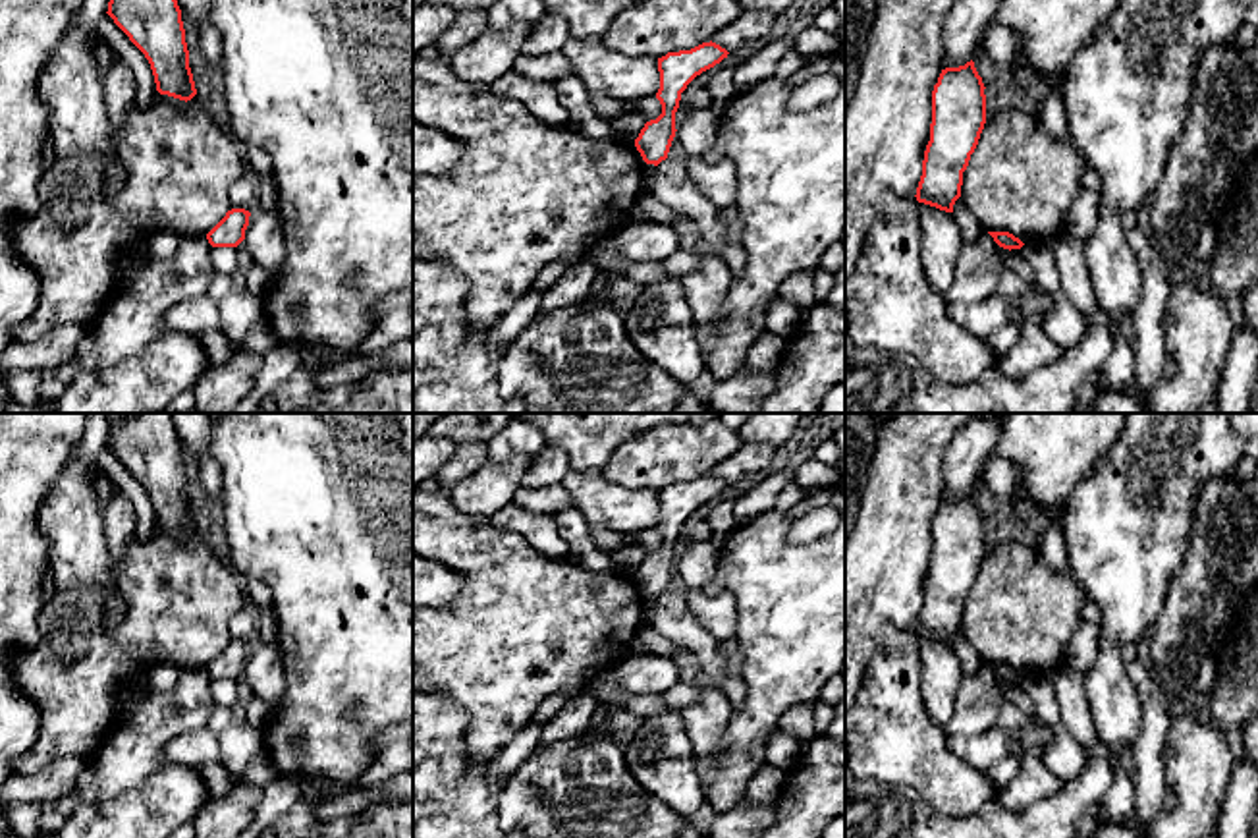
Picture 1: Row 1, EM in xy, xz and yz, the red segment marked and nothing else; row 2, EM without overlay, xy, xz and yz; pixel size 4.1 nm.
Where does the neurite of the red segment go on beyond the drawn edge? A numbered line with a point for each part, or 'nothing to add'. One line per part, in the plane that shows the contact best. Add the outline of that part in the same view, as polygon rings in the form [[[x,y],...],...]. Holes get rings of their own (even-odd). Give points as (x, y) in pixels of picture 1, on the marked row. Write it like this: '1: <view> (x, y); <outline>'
nothing to add

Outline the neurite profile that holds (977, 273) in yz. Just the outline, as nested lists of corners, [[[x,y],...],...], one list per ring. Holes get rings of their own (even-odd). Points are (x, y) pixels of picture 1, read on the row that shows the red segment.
[[[984,230],[974,243],[965,243],[955,266],[953,282],[945,292],[949,303],[974,303],[994,295],[1003,265],[998,259],[1001,247]]]

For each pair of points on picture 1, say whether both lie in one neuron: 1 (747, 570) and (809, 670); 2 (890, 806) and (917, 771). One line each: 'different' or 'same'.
1: same
2: different

